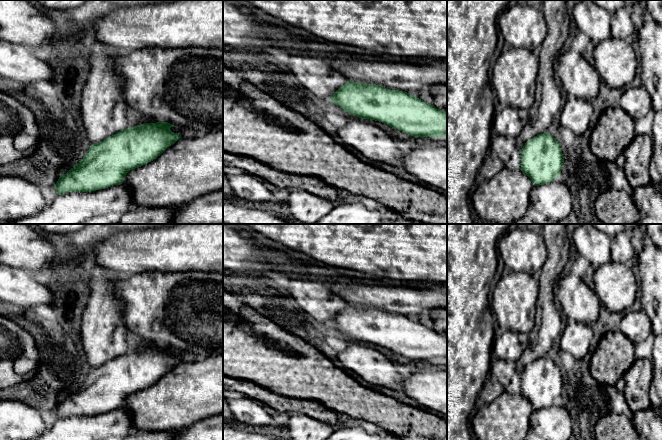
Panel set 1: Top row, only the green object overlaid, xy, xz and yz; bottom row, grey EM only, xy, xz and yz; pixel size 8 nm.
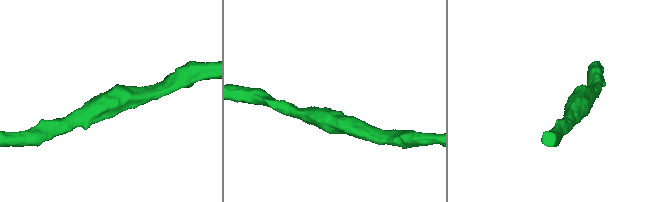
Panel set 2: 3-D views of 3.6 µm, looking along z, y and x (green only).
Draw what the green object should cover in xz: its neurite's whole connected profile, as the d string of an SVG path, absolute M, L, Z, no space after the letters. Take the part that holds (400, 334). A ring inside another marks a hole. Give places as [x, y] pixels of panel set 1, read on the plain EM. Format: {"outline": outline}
{"outline": "M348 304L329 325L351 339L382 346L413 361L443 361L447 364L447 337L405 315Z"}

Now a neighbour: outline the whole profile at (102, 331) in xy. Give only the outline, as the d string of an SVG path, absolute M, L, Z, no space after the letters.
M94 265L87 306L77 319L79 338L86 361L91 368L104 365L120 354L128 352L126 341L128 331L124 324L123 303L114 294L113 284L116 279L109 279L108 275L110 273L112 272Z

